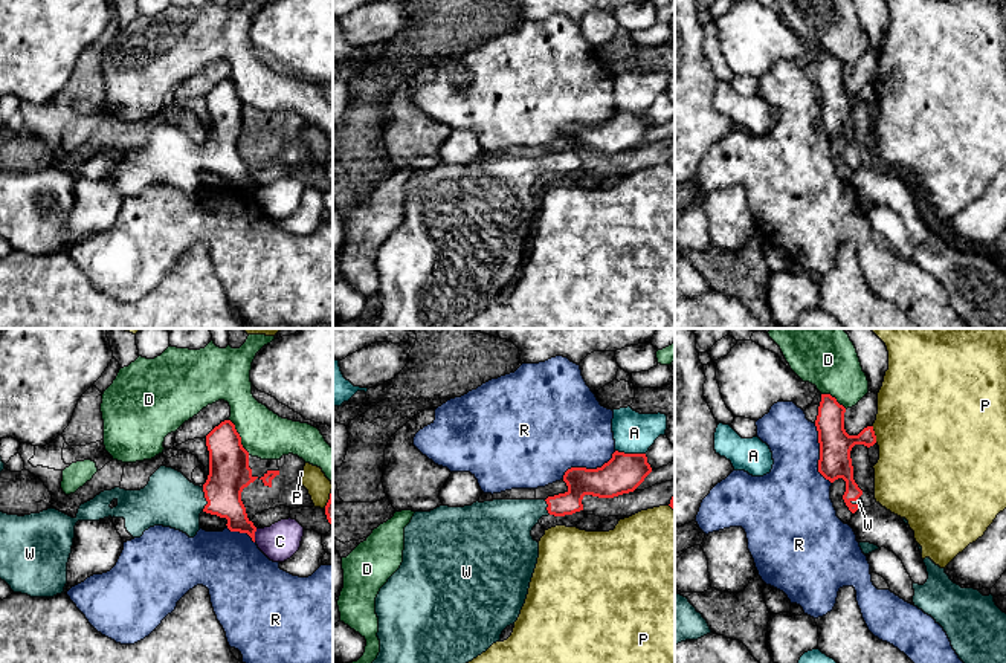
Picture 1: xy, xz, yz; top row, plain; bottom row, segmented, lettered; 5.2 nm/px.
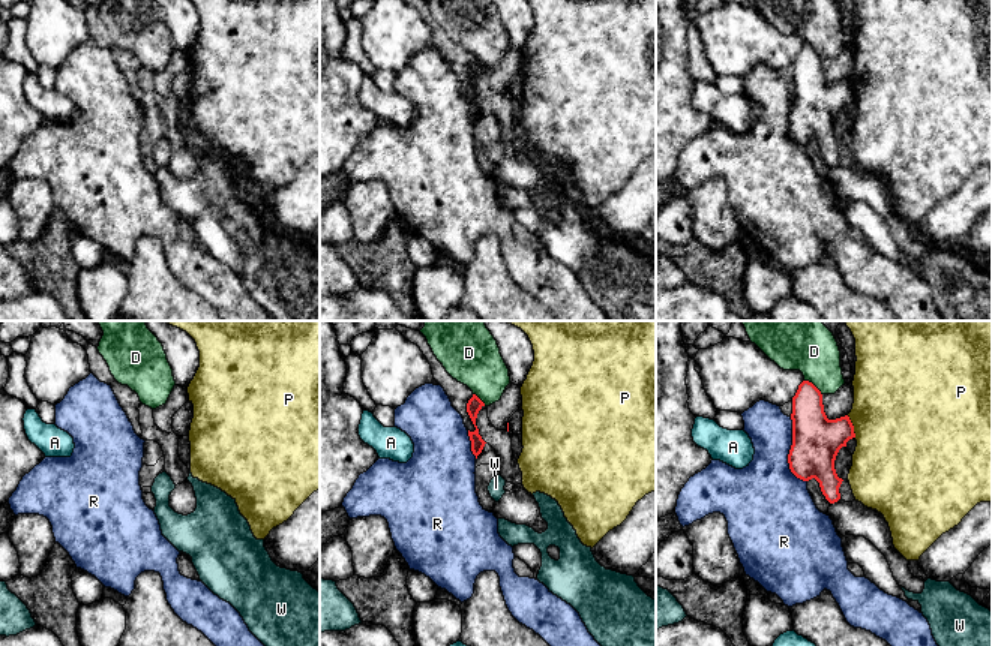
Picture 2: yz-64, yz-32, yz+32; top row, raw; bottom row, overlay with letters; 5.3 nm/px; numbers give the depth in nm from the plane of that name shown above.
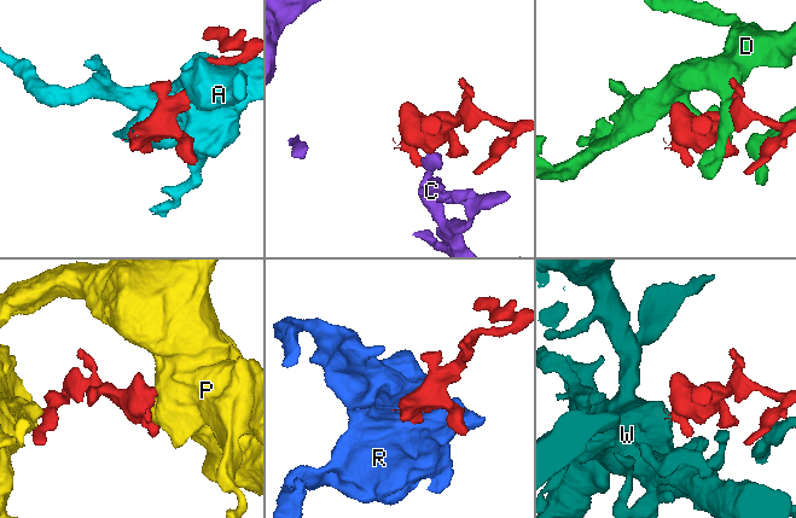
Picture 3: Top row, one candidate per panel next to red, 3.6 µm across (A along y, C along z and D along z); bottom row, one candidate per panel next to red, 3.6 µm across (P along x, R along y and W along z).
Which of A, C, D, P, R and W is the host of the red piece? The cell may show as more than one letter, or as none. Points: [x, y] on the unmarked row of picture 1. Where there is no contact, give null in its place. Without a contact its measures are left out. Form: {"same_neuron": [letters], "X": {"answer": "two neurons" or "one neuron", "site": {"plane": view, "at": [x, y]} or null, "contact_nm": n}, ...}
{"same_neuron": ["W"], "A": {"answer": "two neurons", "site": {"plane": "xz", "at": [631, 112]}, "contact_nm": 160}, "C": {"answer": "two neurons", "site": {"plane": "xy", "at": [254, 193]}, "contact_nm": 70}, "D": {"answer": "two neurons", "site": {"plane": "xy", "at": [240, 95]}, "contact_nm": 220}, "P": {"answer": "two neurons", "site": {"plane": "yz", "at": [873, 92]}, "contact_nm": 100}, "R": {"answer": "two neurons", "site": {"plane": "yz", "at": [820, 112]}, "contact_nm": 340}, "W": {"answer": "one neuron", "site": {"plane": "xy", "at": [206, 158]}, "contact_nm": 130}}

